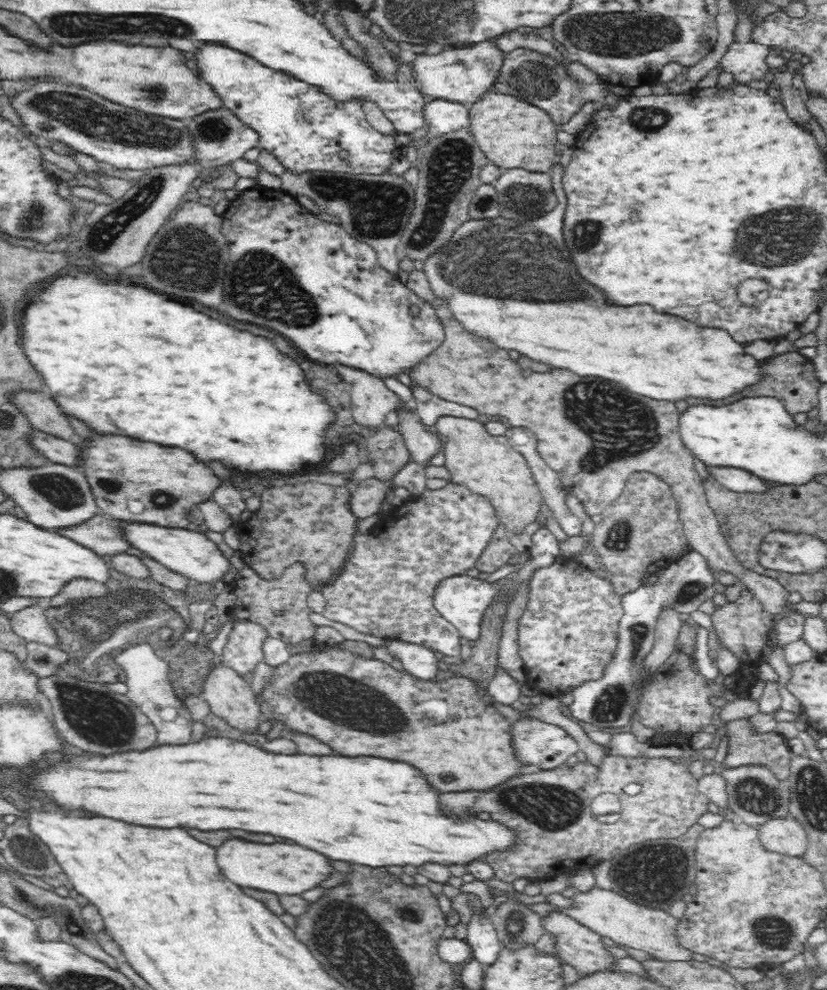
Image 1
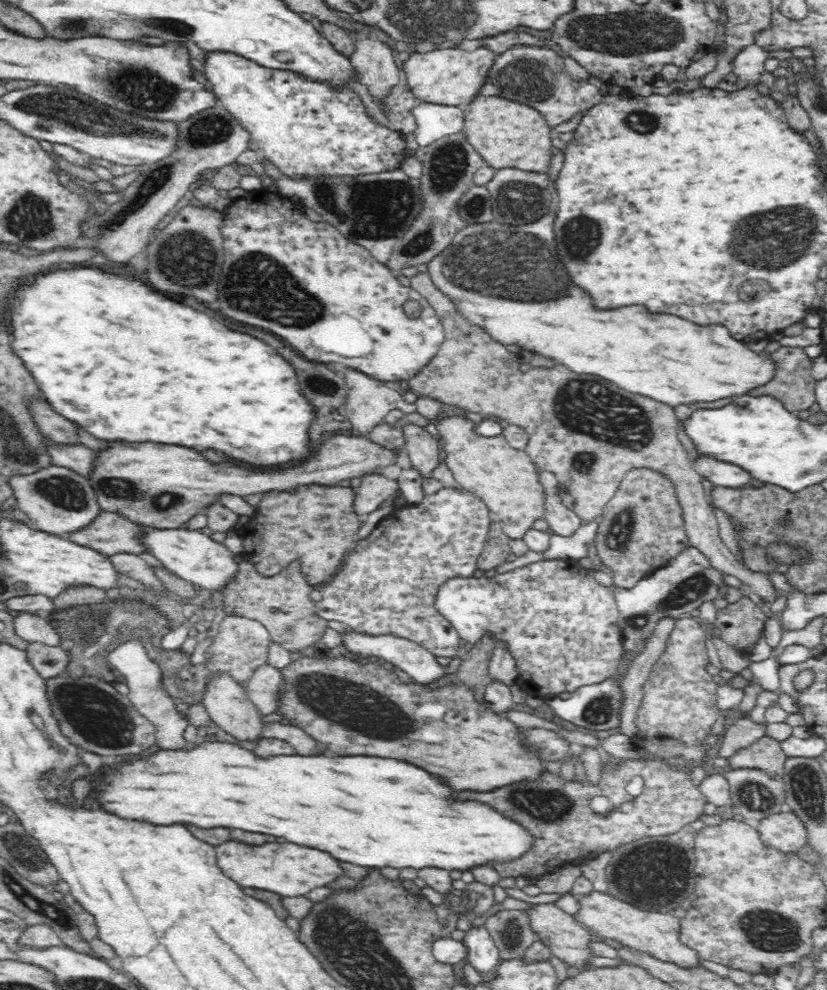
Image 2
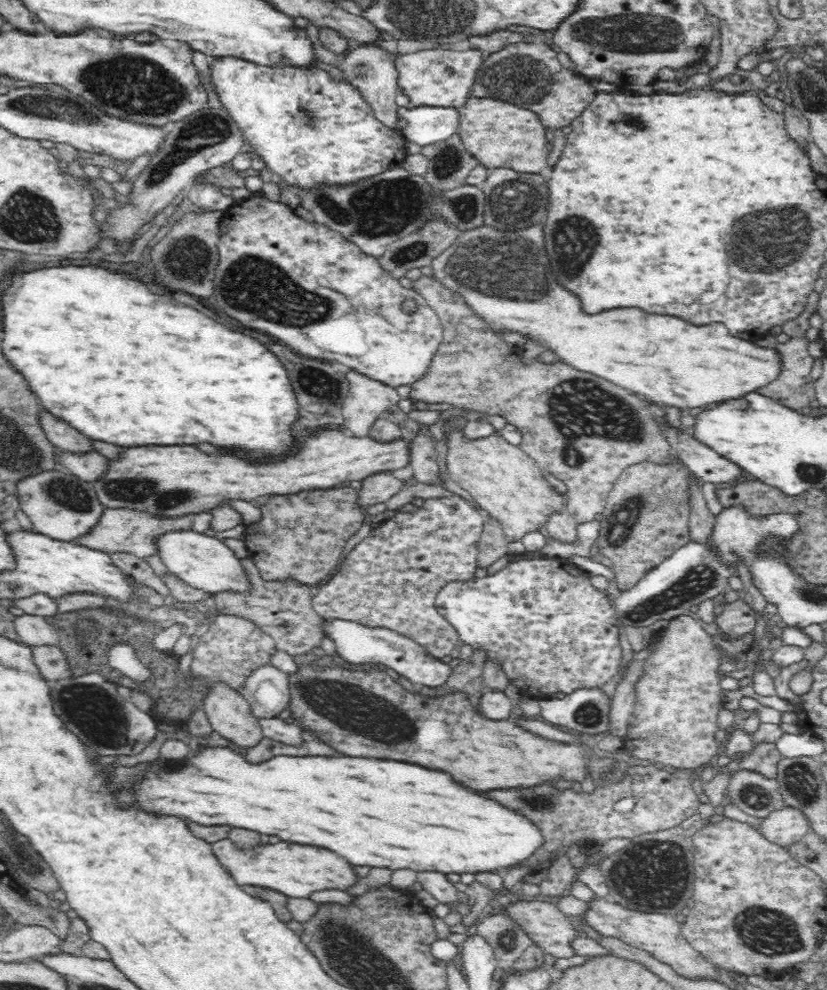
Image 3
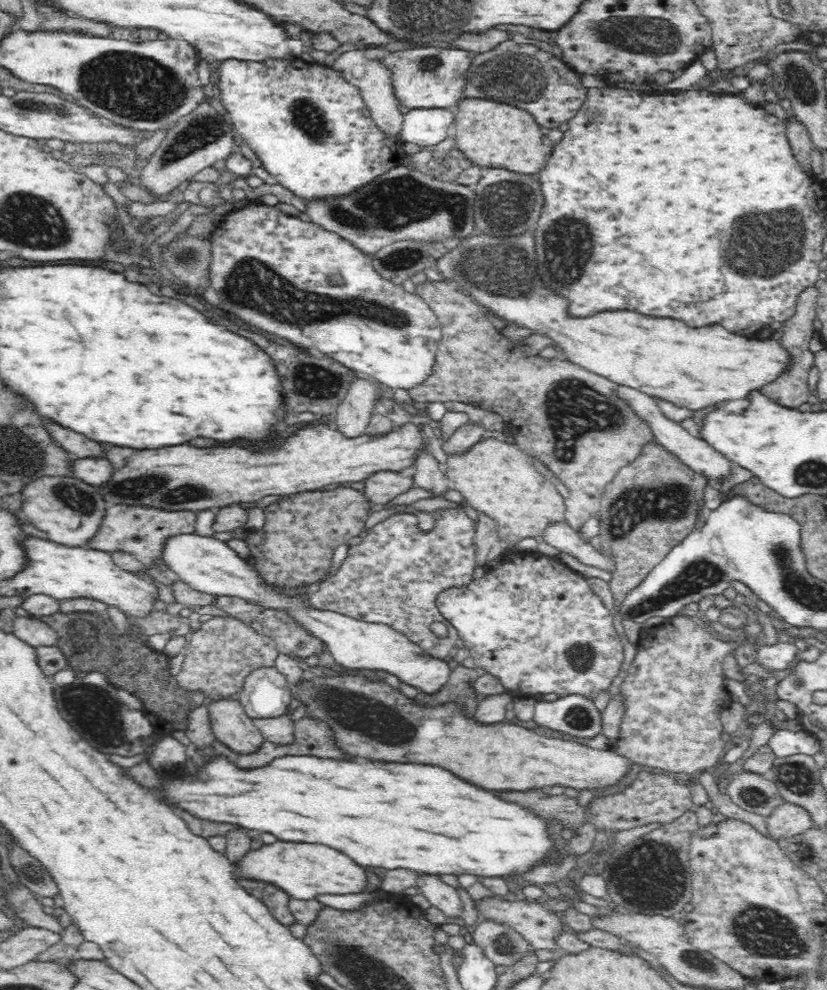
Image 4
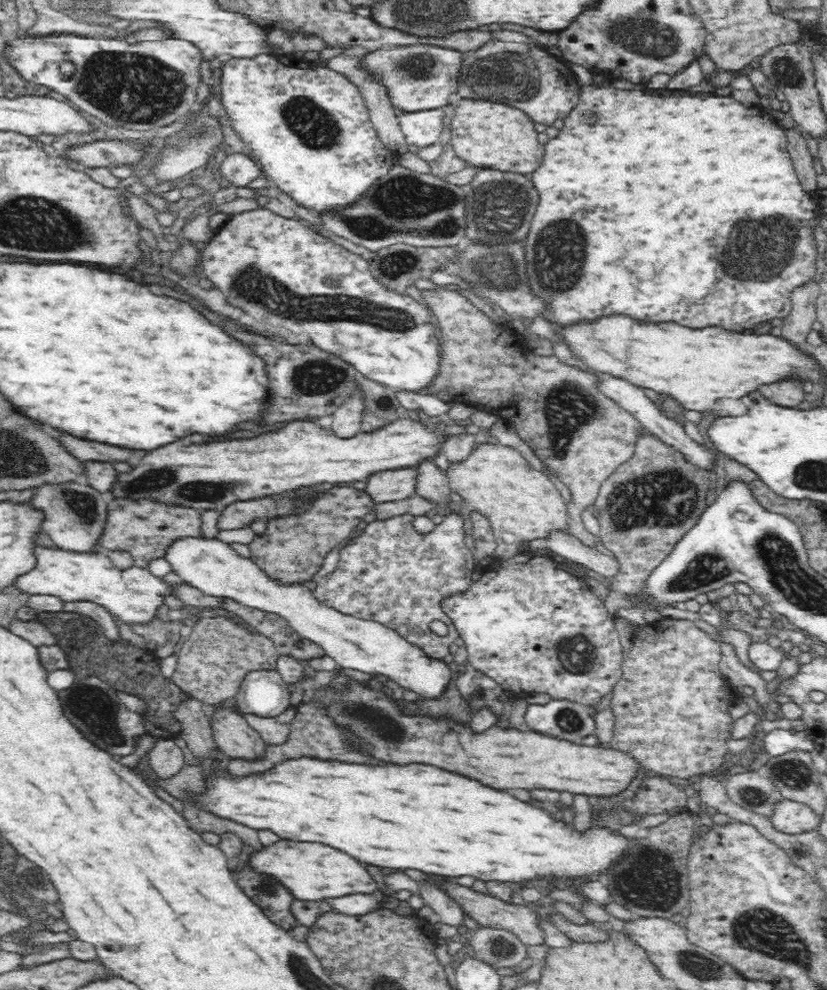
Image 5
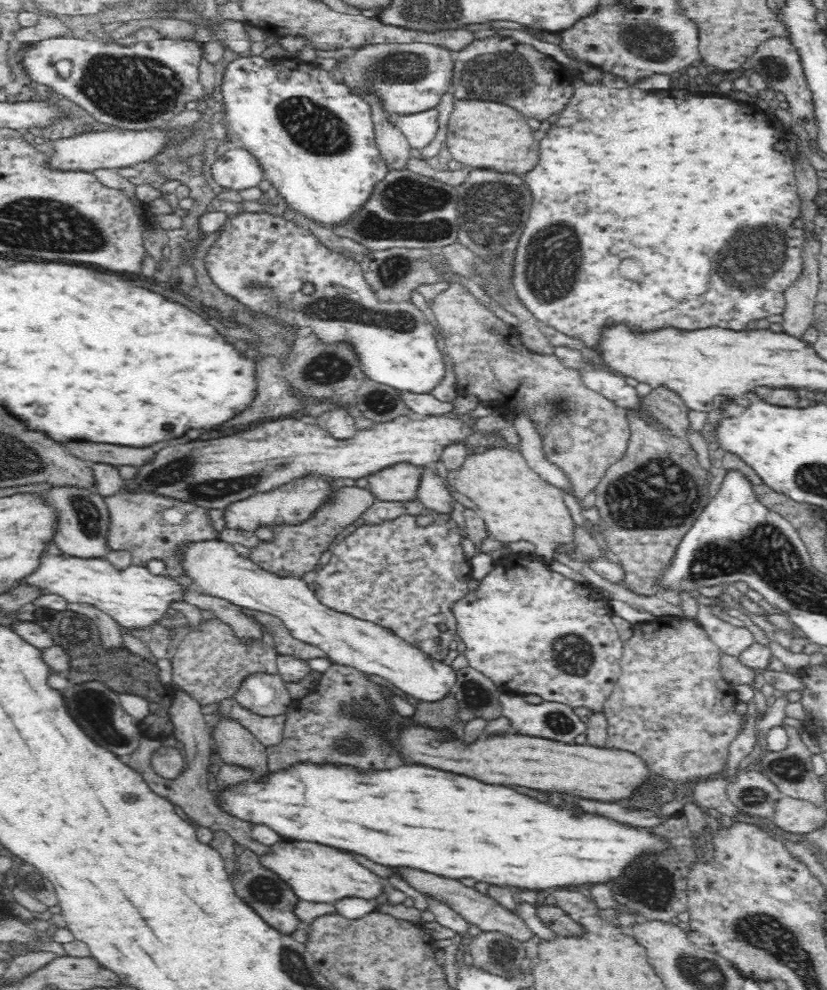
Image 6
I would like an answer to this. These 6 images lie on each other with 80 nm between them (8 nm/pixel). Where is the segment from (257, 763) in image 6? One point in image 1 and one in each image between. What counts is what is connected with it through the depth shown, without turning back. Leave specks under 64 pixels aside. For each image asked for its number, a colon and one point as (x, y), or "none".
1: (229, 697)
2: (228, 705)
3: (229, 714)
4: (232, 727)
5: (236, 739)

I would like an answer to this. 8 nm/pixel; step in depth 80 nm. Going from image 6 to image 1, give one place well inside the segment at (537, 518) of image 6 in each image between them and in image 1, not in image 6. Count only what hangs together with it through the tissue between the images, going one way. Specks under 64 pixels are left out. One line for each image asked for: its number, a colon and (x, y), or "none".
1: (488, 465)
2: (506, 479)
3: (505, 483)
4: (495, 477)
5: (521, 504)

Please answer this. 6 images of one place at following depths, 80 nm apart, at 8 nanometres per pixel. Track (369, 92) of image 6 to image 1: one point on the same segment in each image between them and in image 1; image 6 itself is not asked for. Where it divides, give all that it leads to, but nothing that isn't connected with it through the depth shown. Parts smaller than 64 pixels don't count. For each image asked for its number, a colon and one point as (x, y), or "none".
1: (462, 74)
2: (449, 76)
3: (435, 77)
4: (422, 77)
5: (421, 77)

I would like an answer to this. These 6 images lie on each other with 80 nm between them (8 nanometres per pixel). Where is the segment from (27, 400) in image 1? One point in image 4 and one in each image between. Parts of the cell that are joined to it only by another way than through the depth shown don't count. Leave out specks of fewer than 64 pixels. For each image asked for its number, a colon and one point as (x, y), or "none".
2: (56, 429)
3: (65, 438)
4: (77, 446)

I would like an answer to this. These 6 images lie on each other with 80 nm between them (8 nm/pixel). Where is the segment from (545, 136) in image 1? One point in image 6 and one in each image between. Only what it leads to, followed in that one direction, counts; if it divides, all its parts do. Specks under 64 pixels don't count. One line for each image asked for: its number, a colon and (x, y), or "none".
2: (506, 134)
3: (499, 135)
4: (488, 133)
5: (490, 134)
6: (486, 135)

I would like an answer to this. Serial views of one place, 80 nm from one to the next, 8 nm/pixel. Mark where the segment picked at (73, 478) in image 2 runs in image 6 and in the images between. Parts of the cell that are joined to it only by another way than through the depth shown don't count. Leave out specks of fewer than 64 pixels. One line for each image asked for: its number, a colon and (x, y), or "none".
3: (59, 505)
4: (69, 510)
5: (77, 514)
6: (84, 518)

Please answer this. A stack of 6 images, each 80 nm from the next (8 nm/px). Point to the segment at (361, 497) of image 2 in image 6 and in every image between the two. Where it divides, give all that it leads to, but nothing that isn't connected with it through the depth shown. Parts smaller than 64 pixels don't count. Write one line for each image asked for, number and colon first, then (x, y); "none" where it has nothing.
3: (378, 487)
4: (381, 487)
5: (397, 484)
6: (399, 482)

